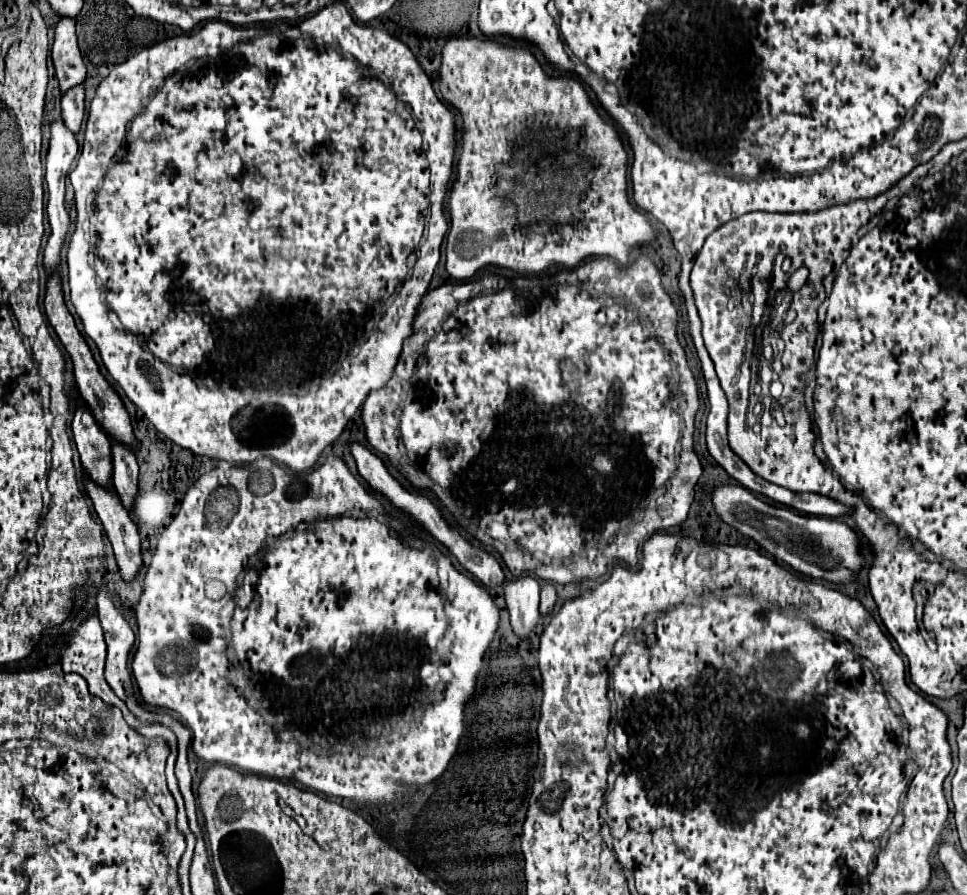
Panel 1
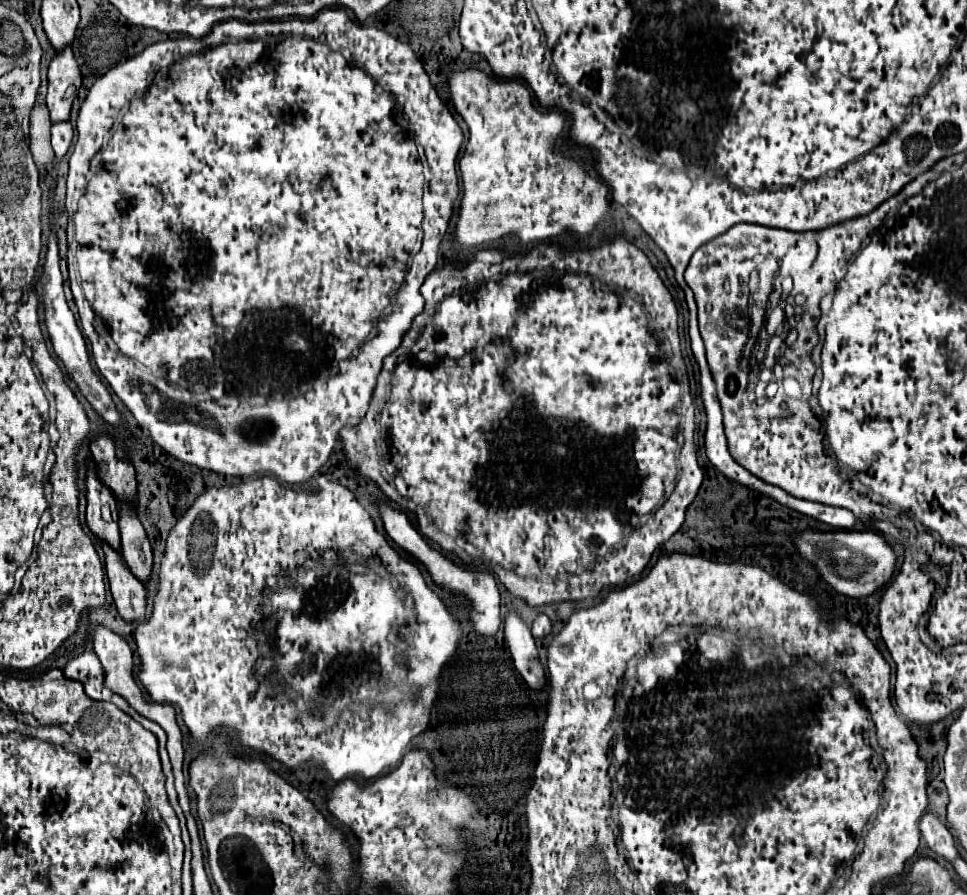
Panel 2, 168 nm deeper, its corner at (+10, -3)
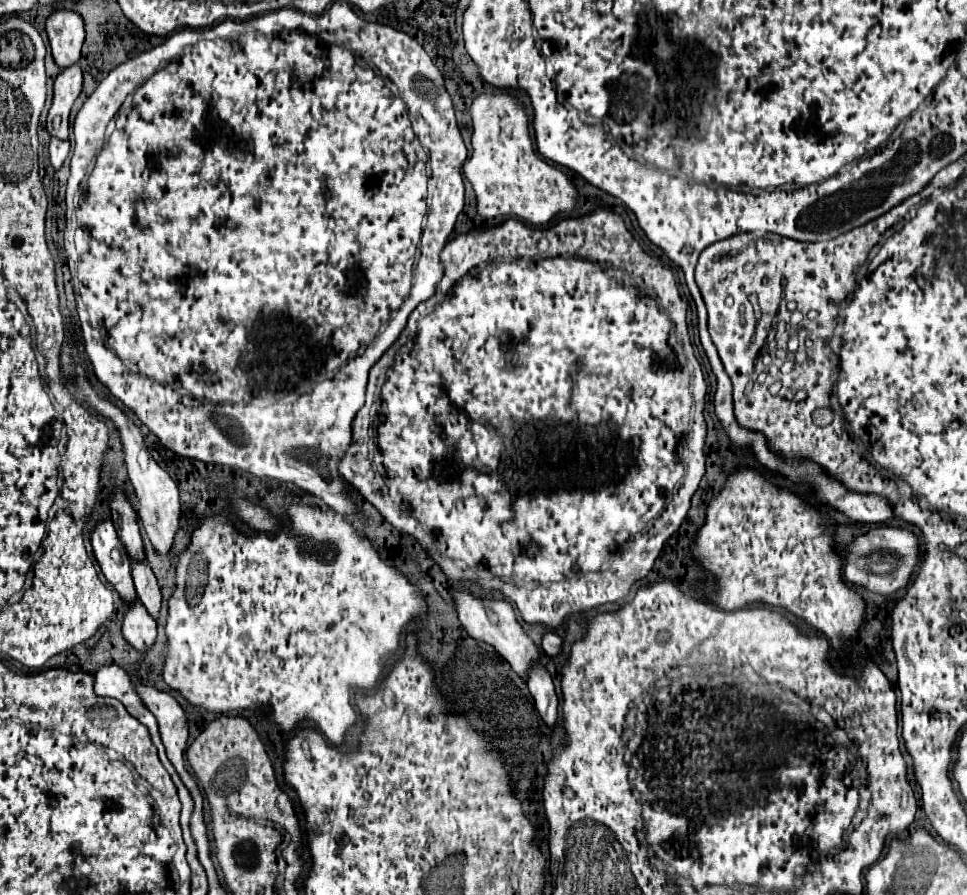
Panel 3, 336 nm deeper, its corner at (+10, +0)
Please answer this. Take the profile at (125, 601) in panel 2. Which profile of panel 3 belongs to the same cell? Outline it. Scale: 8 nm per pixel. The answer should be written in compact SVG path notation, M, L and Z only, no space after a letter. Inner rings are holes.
M141 601L125 603L123 611L123 637L137 649L145 651L153 645L157 635L157 623L147 613Z

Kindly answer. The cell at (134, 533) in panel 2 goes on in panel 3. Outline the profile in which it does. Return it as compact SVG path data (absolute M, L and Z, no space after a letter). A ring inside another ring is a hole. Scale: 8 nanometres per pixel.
M131 559L131 569L133 569L133 581L135 581L139 601L145 603L147 611L153 617L157 617L159 607L161 607L161 591L159 591L157 579L155 579L147 559Z

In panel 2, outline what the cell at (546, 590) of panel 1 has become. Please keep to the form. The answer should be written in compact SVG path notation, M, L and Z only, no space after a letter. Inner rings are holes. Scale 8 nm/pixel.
M539 614L533 622L533 636L535 638L545 638L547 634L551 634L551 620L545 614Z

